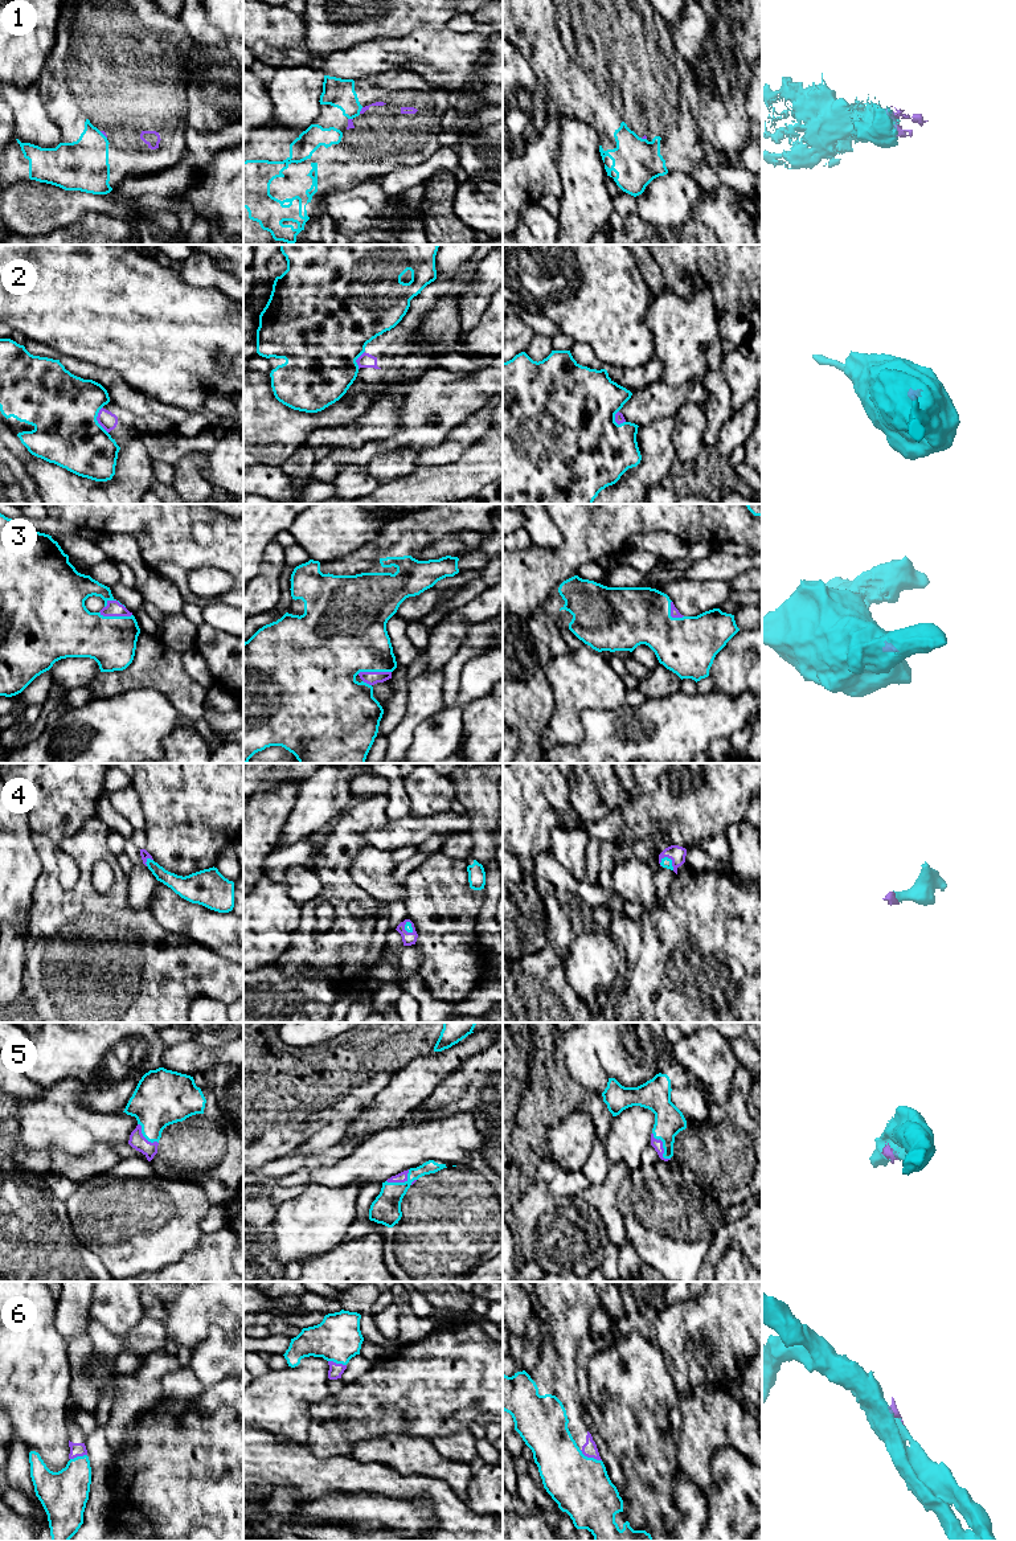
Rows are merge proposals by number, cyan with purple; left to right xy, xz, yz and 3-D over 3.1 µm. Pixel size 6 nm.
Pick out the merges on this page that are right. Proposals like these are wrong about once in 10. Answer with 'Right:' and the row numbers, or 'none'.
Right: 1, 3, 4, 5, 6

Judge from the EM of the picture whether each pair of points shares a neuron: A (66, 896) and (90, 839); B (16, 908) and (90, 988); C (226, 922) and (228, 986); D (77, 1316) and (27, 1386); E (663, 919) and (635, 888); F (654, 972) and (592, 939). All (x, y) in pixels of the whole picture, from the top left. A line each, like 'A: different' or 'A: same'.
A: same
B: different
C: different
D: different
E: different
F: different

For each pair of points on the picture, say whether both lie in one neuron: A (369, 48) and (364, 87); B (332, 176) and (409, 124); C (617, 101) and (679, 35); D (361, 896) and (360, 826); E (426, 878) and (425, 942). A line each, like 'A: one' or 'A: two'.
A: two
B: one
C: two
D: one
E: one

